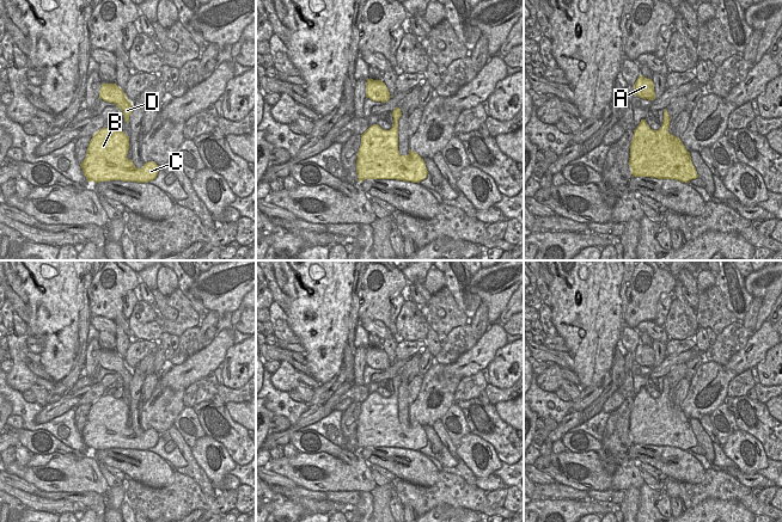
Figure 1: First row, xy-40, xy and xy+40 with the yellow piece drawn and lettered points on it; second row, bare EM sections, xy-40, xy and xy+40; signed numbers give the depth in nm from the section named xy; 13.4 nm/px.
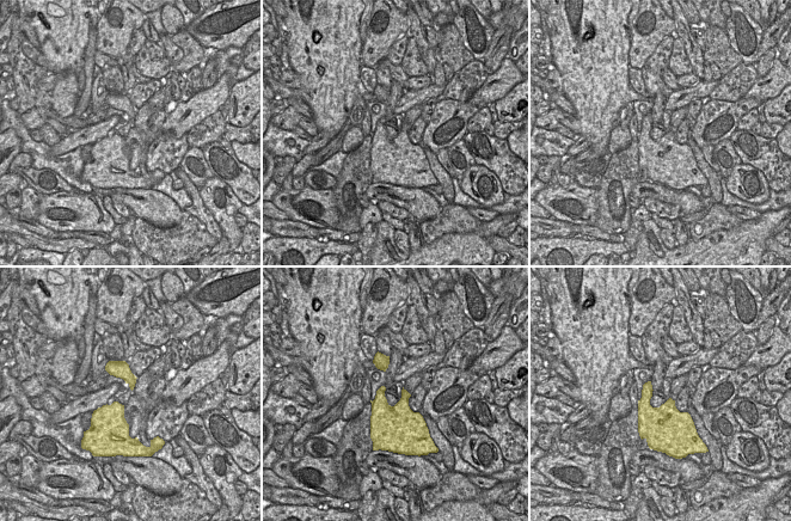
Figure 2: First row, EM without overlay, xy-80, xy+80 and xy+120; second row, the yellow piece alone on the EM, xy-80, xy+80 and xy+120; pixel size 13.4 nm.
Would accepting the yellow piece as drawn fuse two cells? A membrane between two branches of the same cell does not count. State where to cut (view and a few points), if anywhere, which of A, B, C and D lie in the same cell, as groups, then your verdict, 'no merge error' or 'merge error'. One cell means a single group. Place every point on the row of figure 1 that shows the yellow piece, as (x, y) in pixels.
no cut; A B C D; no merge error

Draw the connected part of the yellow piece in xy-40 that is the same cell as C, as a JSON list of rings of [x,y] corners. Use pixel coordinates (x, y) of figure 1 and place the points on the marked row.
[[[102,128],[90,141],[86,158],[81,168],[87,182],[136,182],[148,183],[157,178],[160,167],[154,161],[143,164],[136,168],[127,158],[129,151],[129,136],[124,131],[112,128]]]

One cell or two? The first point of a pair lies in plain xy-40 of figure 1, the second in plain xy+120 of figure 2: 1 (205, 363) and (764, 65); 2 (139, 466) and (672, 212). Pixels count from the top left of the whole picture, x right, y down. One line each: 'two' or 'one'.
1: two
2: two

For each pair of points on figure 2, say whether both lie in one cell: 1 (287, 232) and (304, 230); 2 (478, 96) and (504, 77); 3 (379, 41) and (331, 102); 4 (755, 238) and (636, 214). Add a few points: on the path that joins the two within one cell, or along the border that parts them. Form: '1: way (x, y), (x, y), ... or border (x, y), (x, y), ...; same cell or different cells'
1: way (290, 231), (300, 230); same cell
2: way (484, 94), (498, 83); same cell
3: border (363, 43), (361, 65); different cells
4: border (650, 218), (642, 222); different cells

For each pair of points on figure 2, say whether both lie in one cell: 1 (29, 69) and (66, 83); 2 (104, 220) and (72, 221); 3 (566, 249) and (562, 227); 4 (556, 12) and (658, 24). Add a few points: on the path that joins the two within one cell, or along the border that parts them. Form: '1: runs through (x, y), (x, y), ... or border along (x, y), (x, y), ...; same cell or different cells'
1: border along (50, 92), (51, 108); different cells
2: runs through (96, 221), (80, 221); same cell
3: border along (541, 236), (580, 237); different cells
4: border along (630, 31), (627, 59); different cells

